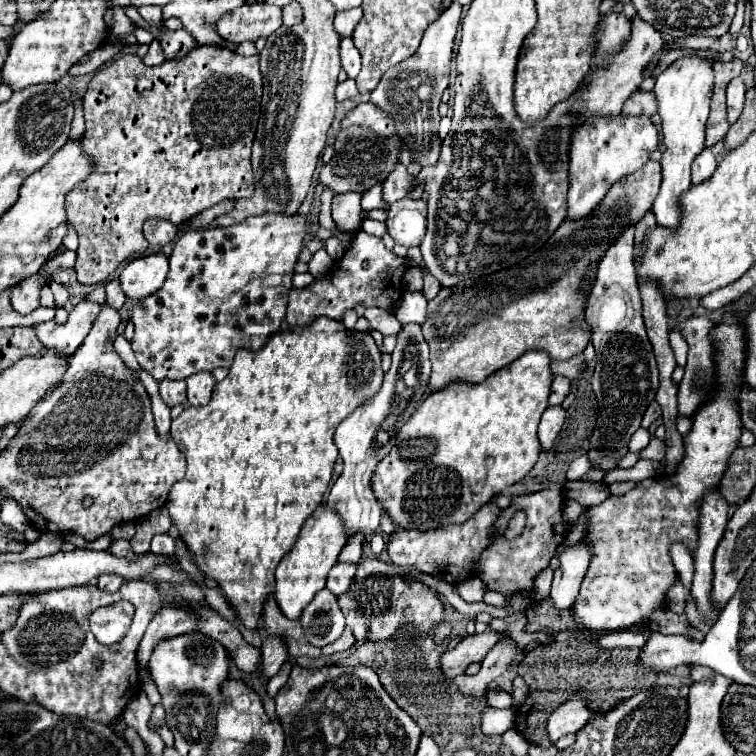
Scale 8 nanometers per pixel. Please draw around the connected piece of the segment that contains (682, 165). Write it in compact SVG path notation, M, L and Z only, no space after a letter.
M722 51L716 57L702 55L682 55L674 63L670 63L656 79L654 93L658 97L658 115L662 117L662 187L654 201L654 215L660 225L676 227L678 211L676 203L680 195L692 185L690 183L690 165L704 151L704 125L708 119L712 85L714 85L714 63L716 61L732 61L734 54Z

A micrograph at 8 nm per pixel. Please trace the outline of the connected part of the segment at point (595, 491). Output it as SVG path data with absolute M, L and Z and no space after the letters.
M568 481L564 489L566 497L578 501L582 507L584 503L602 503L610 495L598 481Z

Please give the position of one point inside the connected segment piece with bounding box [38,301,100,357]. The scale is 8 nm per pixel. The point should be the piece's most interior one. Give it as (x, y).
(64, 339)

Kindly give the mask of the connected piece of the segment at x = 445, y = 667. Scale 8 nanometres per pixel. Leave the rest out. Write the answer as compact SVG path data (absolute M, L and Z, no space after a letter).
M488 627L482 635L468 635L454 649L444 651L440 657L440 669L444 677L456 677L464 673L470 663L480 663L480 659L484 659L484 655L498 643L498 639L500 633Z

